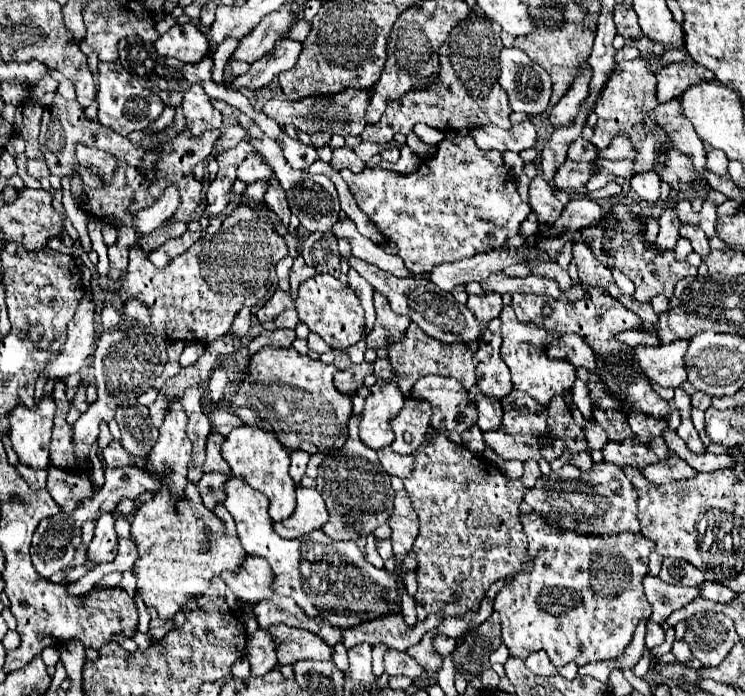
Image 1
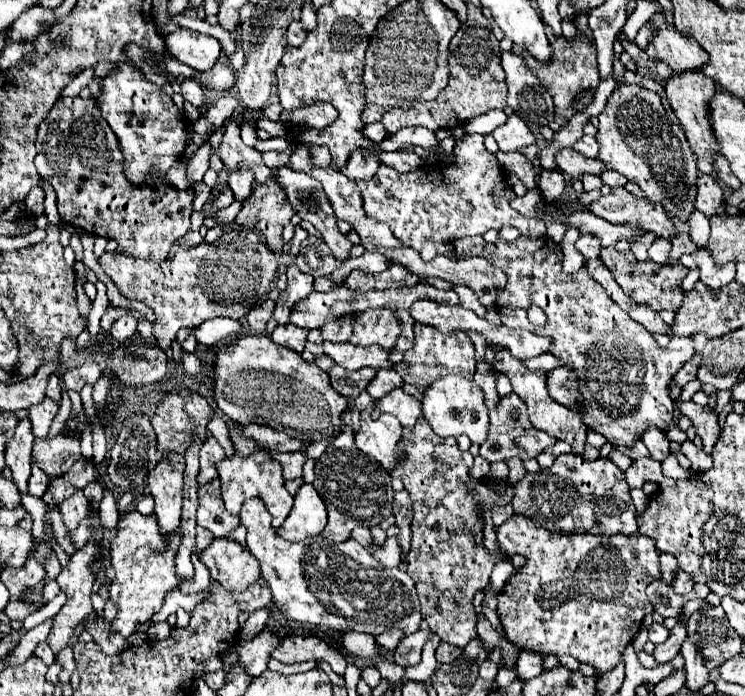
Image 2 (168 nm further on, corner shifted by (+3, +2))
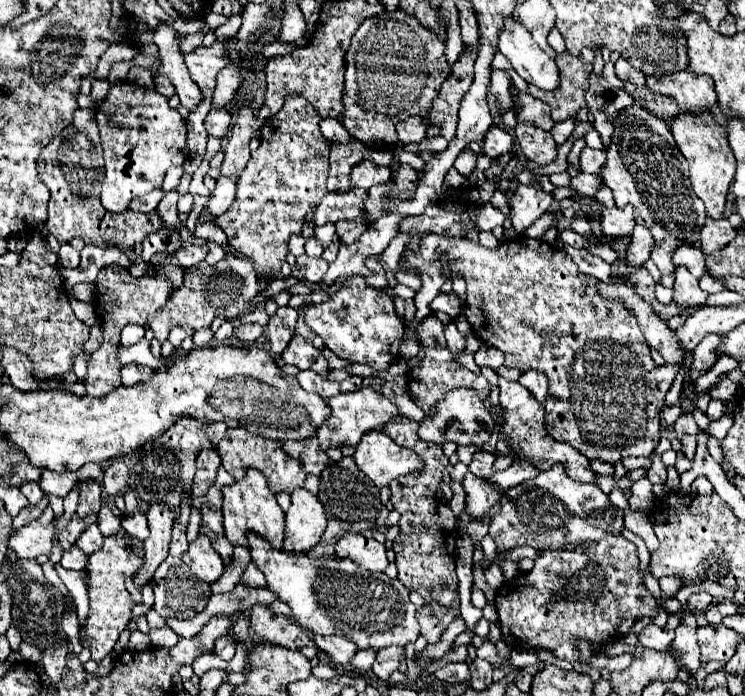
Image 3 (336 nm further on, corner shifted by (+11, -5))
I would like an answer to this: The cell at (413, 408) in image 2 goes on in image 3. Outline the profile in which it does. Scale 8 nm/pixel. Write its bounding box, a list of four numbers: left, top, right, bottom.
[316,388,398,450]

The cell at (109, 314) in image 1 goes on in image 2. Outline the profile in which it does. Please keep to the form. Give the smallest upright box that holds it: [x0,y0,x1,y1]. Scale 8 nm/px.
[110,313,138,343]

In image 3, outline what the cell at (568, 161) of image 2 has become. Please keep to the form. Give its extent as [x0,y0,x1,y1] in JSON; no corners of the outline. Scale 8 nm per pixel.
[514,124,558,166]

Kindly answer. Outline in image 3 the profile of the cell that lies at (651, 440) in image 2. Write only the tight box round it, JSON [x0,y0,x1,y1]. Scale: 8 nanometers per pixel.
[648,454,666,484]

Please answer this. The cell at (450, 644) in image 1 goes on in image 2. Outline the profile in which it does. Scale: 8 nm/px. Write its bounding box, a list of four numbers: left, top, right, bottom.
[436,643,462,663]

